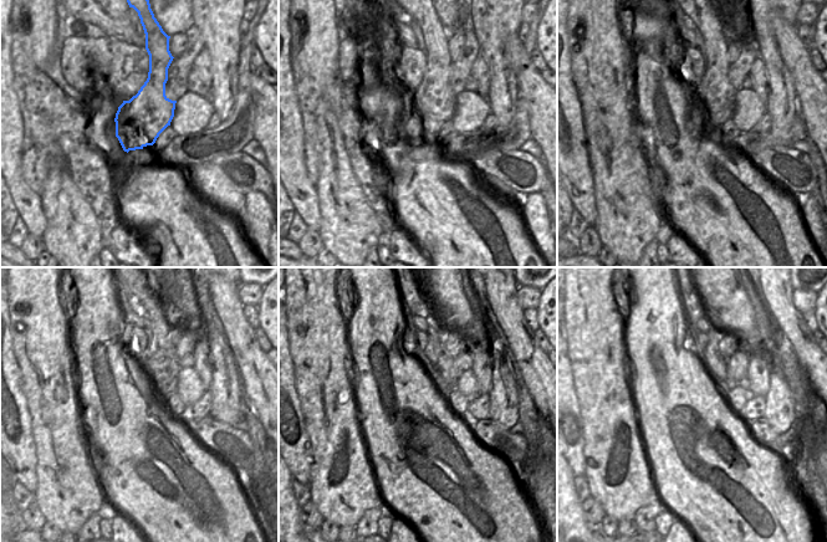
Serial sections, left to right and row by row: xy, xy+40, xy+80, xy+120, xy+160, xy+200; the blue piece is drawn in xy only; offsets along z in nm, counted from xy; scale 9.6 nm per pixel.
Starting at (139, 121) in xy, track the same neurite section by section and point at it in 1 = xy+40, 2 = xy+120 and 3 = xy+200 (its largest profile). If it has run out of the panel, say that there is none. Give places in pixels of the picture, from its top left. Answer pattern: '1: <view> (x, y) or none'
1: xy+40 (433, 103)
2: xy+120 (159, 361)
3: xy+200 (711, 348)

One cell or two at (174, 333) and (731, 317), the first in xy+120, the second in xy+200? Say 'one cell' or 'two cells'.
two cells

